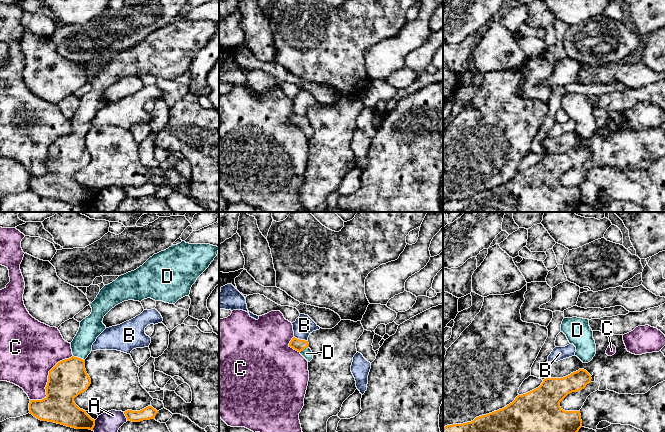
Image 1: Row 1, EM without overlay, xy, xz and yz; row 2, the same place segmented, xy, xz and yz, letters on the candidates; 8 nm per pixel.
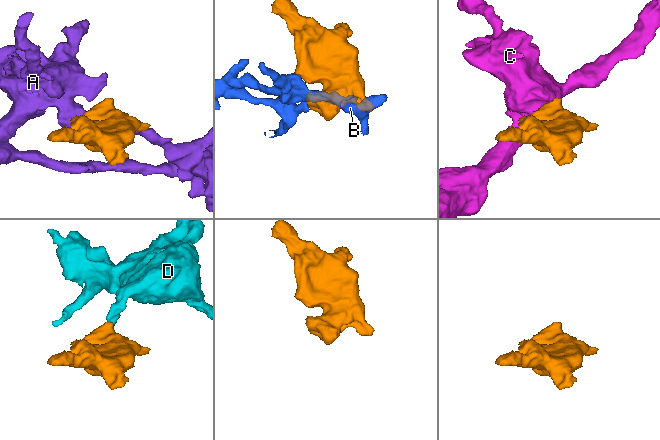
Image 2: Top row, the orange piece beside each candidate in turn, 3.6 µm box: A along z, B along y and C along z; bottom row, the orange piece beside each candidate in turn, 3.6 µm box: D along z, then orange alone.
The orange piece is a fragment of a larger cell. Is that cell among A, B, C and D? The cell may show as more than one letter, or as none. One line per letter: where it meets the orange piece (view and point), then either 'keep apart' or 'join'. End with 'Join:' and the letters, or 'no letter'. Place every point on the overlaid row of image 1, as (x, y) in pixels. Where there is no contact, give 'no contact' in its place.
A: contact xy (125, 415); keep apart
B: contact xz (299, 339); keep apart
C: contact xy (48, 380); keep apart
D: contact xy (79, 358); join
Join: D

